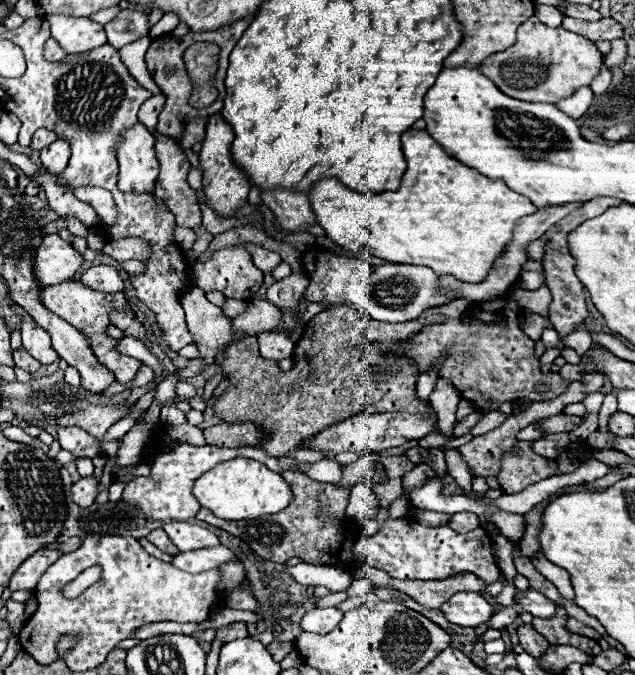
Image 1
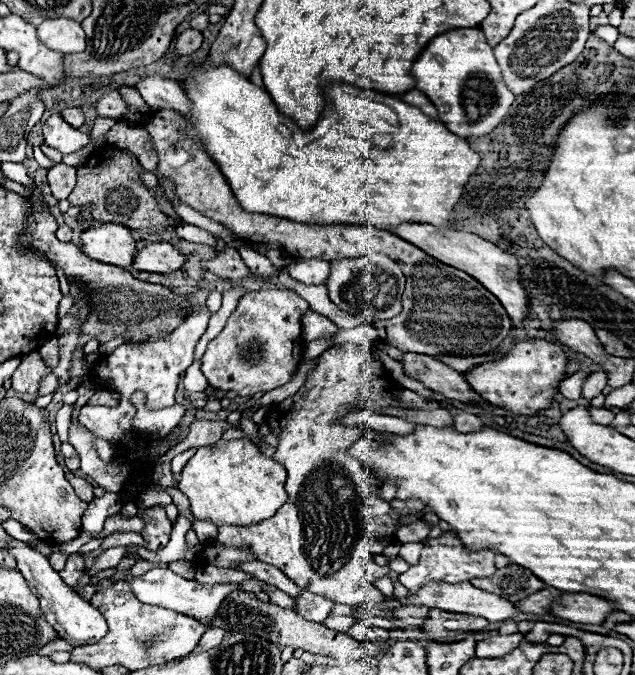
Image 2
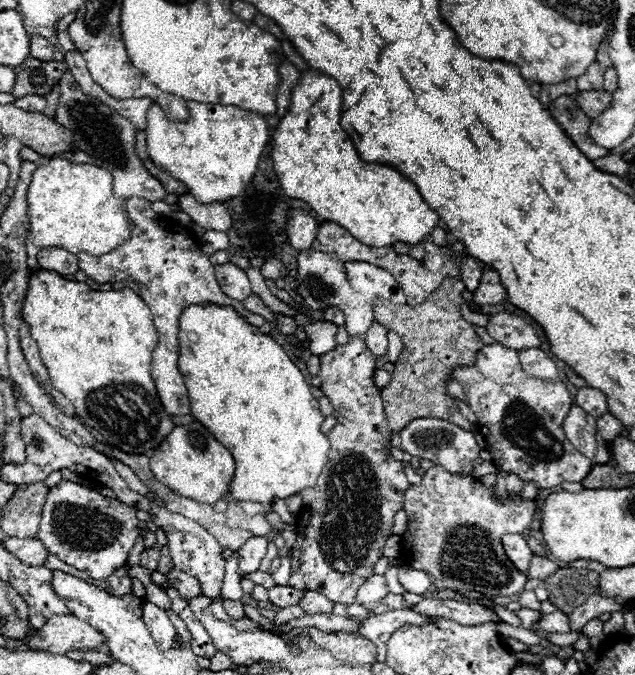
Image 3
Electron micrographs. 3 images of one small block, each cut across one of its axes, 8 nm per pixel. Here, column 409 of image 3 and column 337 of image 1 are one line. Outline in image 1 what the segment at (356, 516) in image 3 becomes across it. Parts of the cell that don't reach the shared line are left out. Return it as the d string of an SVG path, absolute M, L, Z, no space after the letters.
M364 456L364 458L360 458L348 466L342 466L342 478L340 478L340 482L336 482L336 486L352 490L358 482L362 482L362 478L372 478L374 482L386 482L388 476L386 476L384 468L374 470L376 464L378 462L374 458Z

